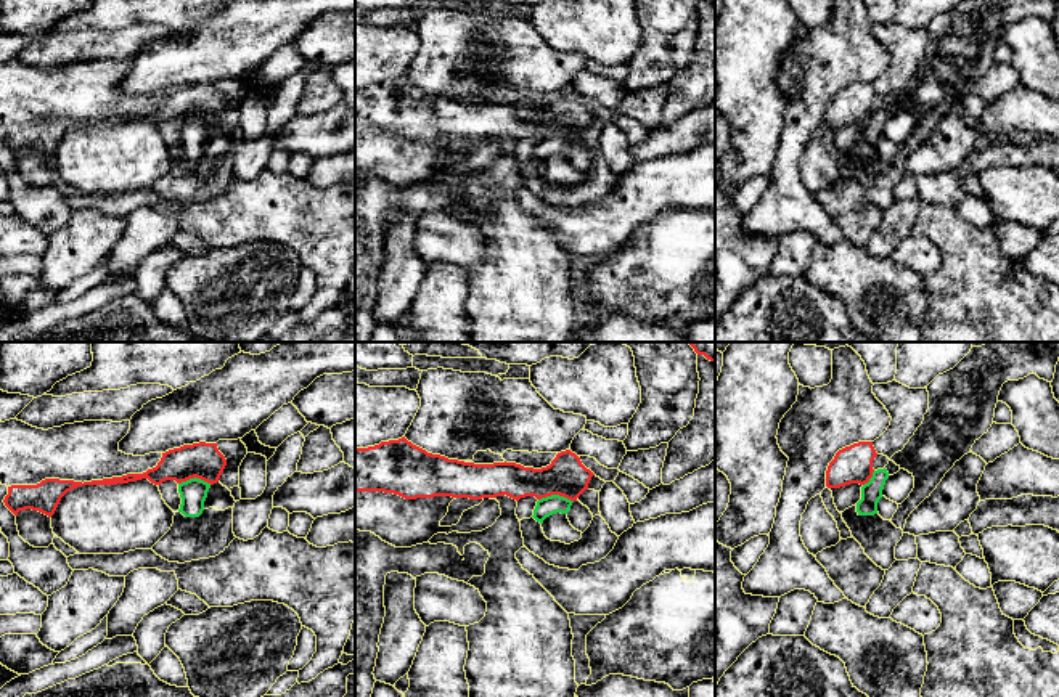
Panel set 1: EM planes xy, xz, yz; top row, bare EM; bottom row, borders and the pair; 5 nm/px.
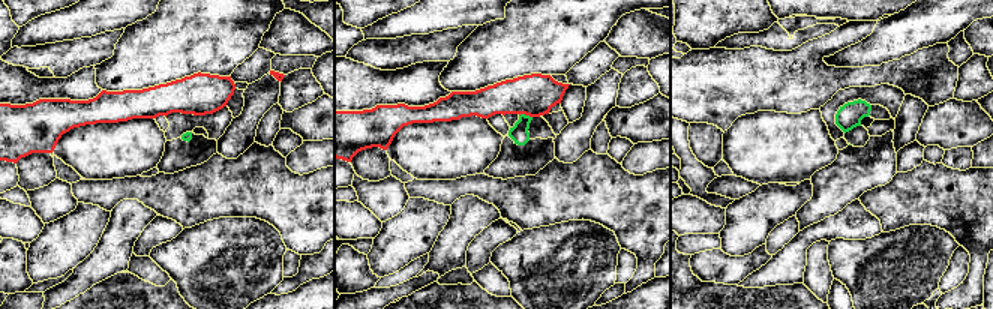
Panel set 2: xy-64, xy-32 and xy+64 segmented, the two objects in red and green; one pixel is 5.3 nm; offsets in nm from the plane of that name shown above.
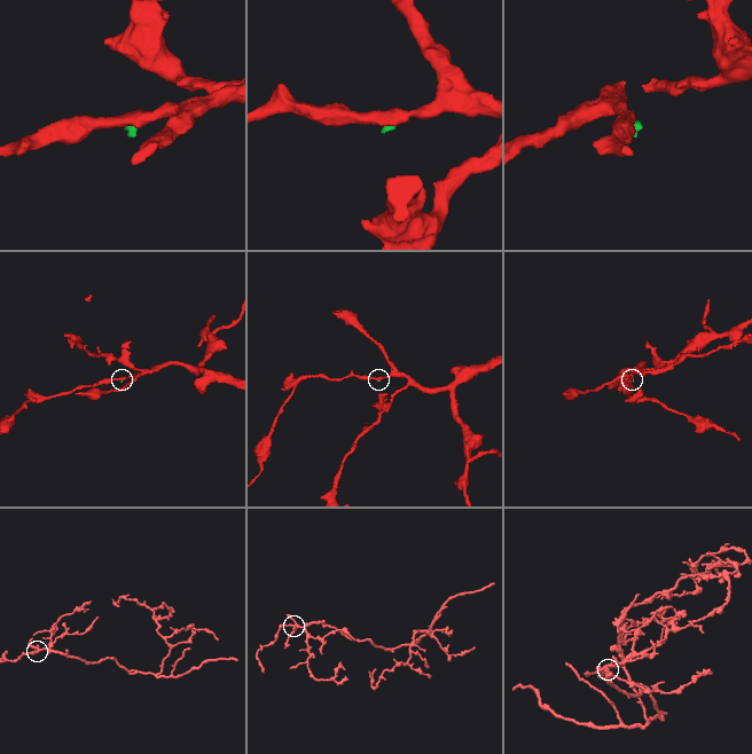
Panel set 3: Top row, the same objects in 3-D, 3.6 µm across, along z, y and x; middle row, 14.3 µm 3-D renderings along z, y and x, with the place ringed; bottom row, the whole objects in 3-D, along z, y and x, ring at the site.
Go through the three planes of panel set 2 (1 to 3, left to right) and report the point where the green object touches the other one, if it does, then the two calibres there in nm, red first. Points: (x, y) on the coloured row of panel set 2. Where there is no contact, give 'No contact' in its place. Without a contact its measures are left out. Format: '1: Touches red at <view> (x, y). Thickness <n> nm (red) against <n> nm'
1: No contact
2: Touches red at xy-32 (525, 114). Thickness 220 nm (red) against 100 nm
3: No contact

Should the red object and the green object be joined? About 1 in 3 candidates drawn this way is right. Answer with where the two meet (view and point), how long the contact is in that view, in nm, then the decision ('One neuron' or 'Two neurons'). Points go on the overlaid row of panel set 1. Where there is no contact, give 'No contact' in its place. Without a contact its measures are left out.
Touches red at xz (556, 493). Shared border 180 nm. Two neurons

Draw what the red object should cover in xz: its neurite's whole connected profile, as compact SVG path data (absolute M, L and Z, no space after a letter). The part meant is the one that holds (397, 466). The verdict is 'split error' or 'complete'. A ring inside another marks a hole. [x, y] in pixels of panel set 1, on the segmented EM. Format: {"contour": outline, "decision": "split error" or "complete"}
{"contour": "M405 437L355 448L355 491L384 491L405 499L452 496L537 499L559 495L570 501L588 490L595 474L570 450L550 466L524 467L516 463L474 464L427 453Z", "decision": "complete"}

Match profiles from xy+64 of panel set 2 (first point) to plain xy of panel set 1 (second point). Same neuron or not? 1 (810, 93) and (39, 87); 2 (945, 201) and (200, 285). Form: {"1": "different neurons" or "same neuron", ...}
{"1": "same neuron", "2": "different neurons"}

